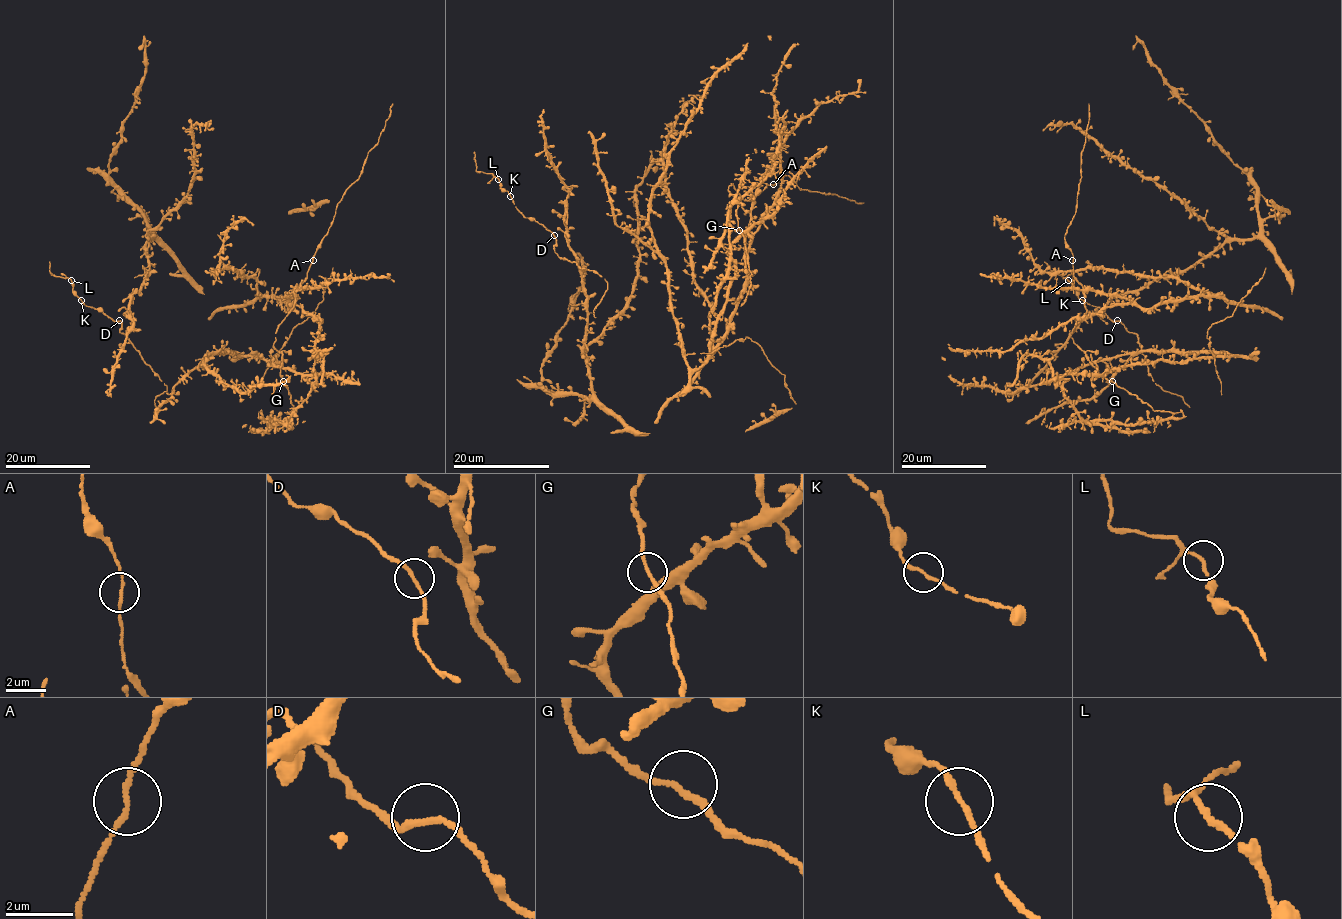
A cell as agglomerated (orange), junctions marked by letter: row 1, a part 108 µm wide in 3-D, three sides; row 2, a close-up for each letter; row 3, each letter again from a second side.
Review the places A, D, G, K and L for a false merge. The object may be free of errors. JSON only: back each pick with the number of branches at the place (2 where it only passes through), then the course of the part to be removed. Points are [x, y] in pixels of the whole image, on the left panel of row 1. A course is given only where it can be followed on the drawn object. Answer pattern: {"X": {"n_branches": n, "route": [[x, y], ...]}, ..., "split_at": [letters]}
{"split_at": []}

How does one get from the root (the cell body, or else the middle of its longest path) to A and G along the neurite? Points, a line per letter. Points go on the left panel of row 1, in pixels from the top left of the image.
A: (288, 298), (306, 277), (312, 260)
G: (288, 298), (293, 290), (294, 306), (279, 325), (273, 343), (282, 354), (280, 374), (283, 381)

